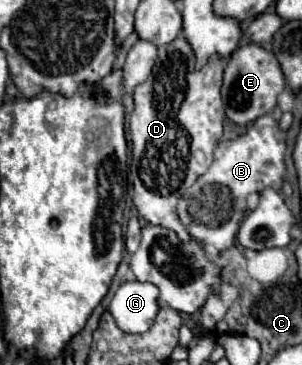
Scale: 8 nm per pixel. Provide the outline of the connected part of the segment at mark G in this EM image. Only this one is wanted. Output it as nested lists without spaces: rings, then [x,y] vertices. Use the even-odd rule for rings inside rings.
[[[124,283],[110,301],[110,313],[126,333],[144,333],[160,311],[158,287],[152,283]]]

